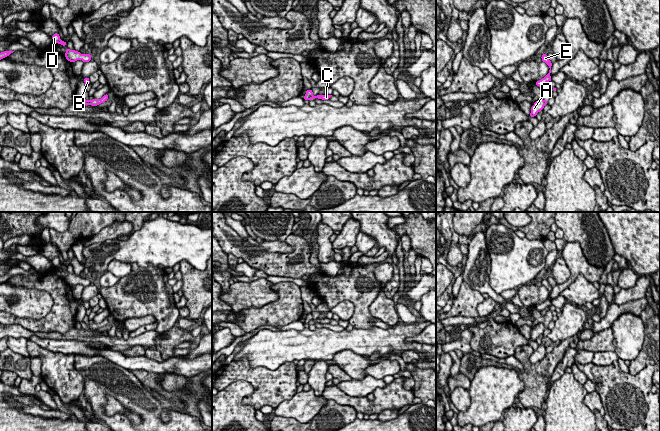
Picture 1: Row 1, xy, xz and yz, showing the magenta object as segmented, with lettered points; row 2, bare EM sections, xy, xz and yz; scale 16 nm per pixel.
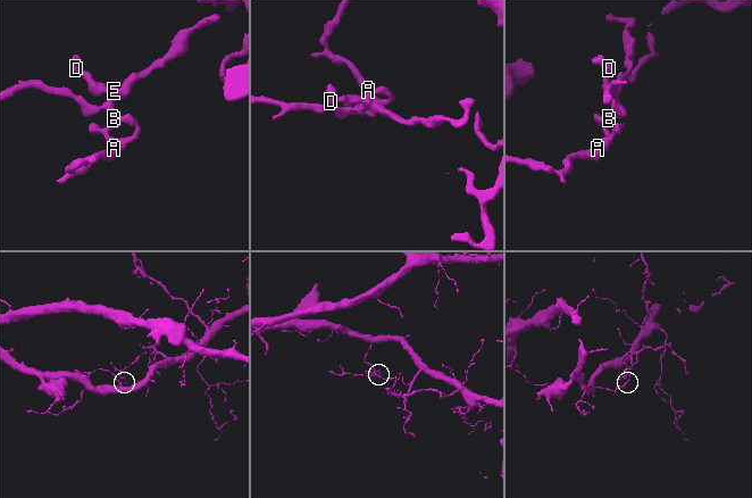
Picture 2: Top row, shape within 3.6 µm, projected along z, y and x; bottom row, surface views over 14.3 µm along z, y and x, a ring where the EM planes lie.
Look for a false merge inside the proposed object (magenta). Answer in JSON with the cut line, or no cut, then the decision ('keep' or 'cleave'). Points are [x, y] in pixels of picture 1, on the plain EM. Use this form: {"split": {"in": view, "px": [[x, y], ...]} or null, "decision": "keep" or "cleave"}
{"split": {"in": "xz", "px": [[312, 319], [308, 323]]}, "decision": "cleave"}

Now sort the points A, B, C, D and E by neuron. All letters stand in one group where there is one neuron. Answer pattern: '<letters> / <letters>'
A / B C D E

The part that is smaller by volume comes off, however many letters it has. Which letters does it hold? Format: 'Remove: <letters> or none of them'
Remove: B, C, D, E

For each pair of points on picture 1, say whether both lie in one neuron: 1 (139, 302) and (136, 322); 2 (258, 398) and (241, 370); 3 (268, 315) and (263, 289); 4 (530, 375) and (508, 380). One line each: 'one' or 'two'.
1: two
2: one
3: two
4: two

